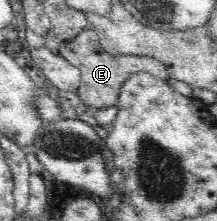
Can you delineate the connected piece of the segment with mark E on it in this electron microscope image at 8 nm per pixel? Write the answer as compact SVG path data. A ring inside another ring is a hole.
M87 28L78 33L72 41L60 43L59 54L81 72L81 84L77 90L77 95L82 97L82 101L86 105L92 105L92 107L98 107L98 109L117 105L122 84L138 72L146 72L162 80L169 77L166 66L156 58L137 55L113 56L109 54L102 49L98 32Z

